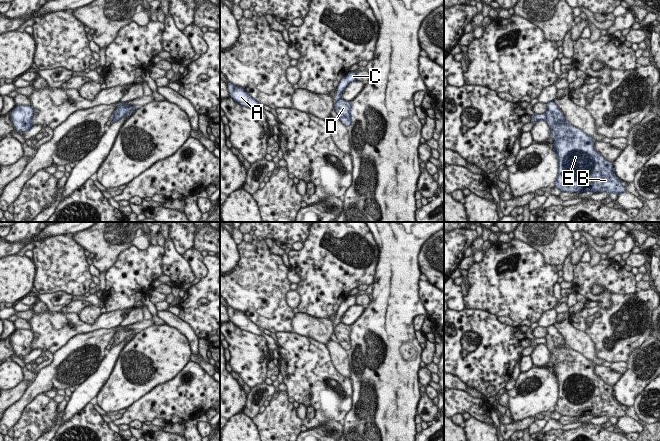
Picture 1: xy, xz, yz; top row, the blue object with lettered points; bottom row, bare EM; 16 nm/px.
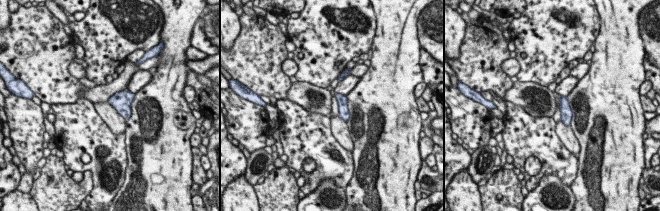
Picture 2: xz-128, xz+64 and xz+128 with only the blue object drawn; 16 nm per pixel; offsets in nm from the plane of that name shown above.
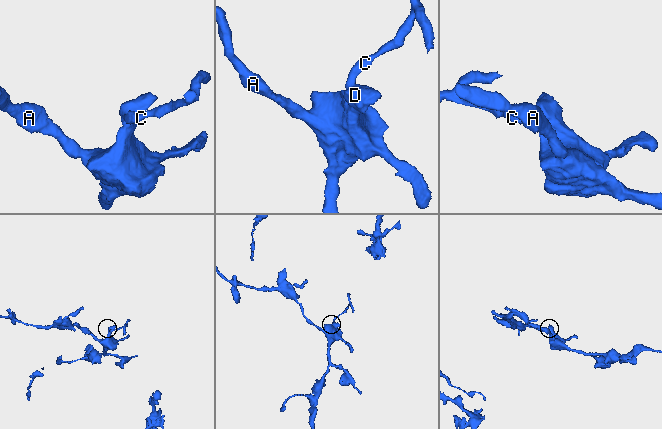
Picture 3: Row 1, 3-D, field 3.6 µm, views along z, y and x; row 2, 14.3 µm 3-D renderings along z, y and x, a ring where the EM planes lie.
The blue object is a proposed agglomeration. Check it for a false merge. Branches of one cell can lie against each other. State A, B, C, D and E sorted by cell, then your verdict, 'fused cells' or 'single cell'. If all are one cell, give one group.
A B D E / C; fused cells

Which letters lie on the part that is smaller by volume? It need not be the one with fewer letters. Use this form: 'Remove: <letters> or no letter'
Remove: C.

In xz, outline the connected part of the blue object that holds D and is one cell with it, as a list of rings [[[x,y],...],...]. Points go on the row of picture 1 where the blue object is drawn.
[[[338,100],[335,103],[335,114],[337,118],[342,121],[347,127],[351,126],[351,107],[352,104],[350,101]]]

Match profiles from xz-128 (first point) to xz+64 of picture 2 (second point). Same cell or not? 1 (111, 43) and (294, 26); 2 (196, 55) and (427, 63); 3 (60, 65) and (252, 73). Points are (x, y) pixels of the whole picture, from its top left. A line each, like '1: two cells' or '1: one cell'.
1: one cell
2: one cell
3: one cell

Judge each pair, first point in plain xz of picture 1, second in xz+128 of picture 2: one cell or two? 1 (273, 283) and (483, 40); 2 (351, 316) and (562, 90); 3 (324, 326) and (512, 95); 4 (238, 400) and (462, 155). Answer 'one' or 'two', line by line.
1: one
2: one
3: one
4: one

